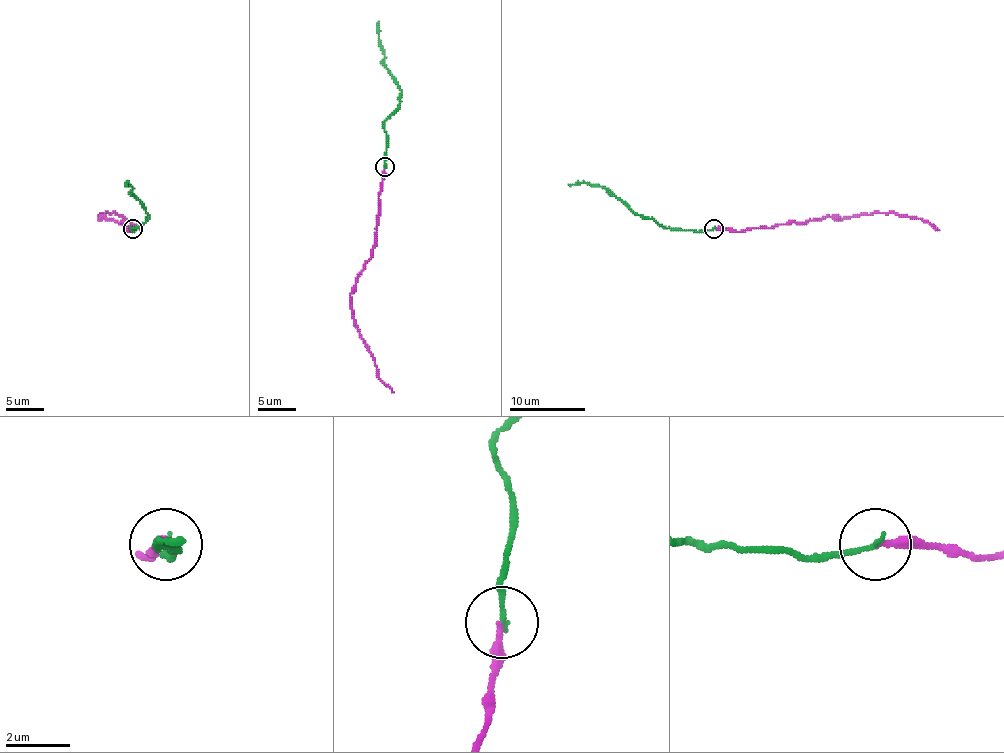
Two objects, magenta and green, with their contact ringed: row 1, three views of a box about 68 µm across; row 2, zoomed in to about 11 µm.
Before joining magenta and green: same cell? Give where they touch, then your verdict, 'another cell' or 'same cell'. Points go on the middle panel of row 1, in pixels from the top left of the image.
place (385, 166); same cell

